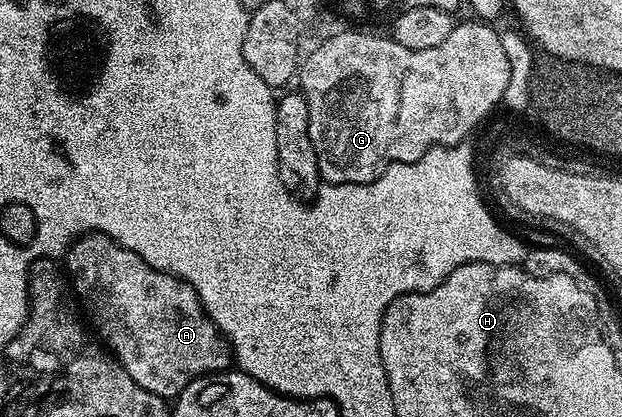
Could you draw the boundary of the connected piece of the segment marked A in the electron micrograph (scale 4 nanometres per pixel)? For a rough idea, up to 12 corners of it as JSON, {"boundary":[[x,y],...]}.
{"boundary":[[103,233],[64,269],[144,390],[177,397],[232,365],[180,277]]}

